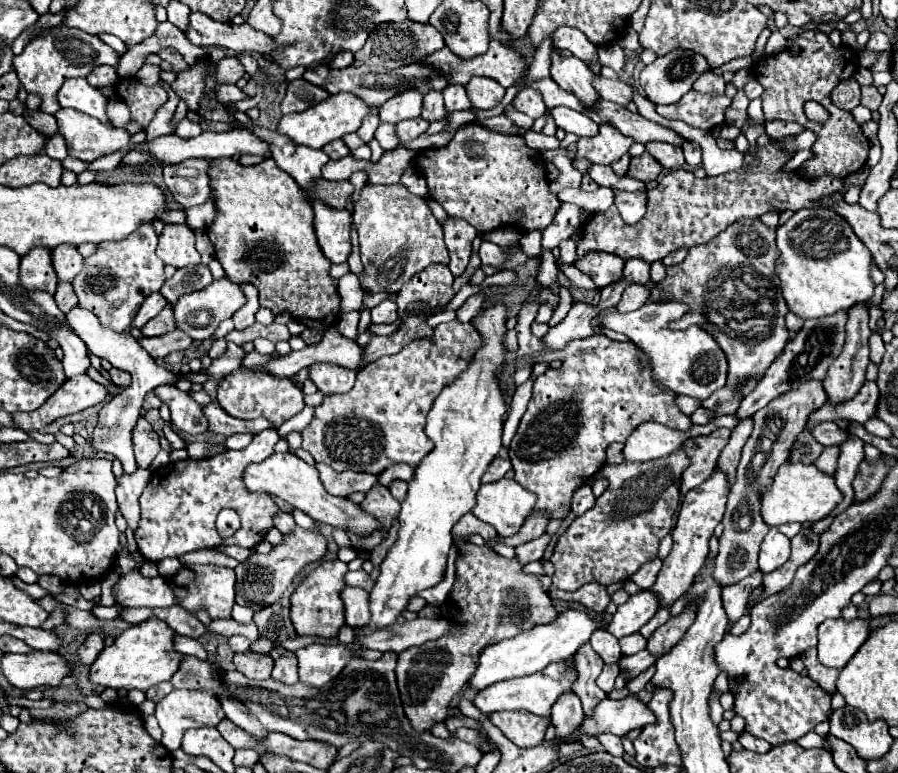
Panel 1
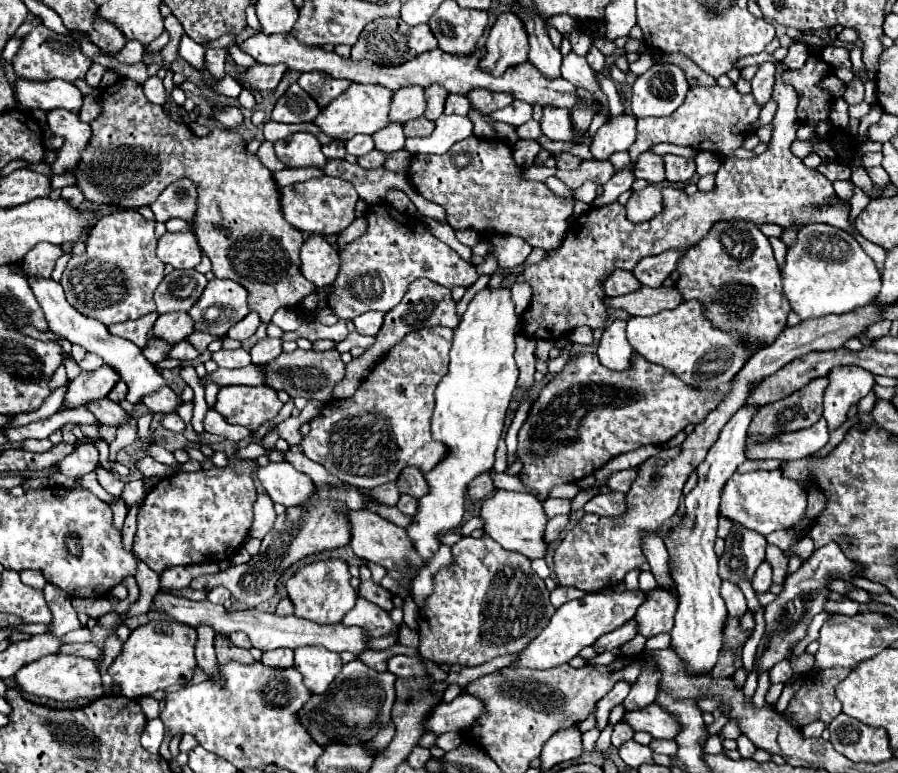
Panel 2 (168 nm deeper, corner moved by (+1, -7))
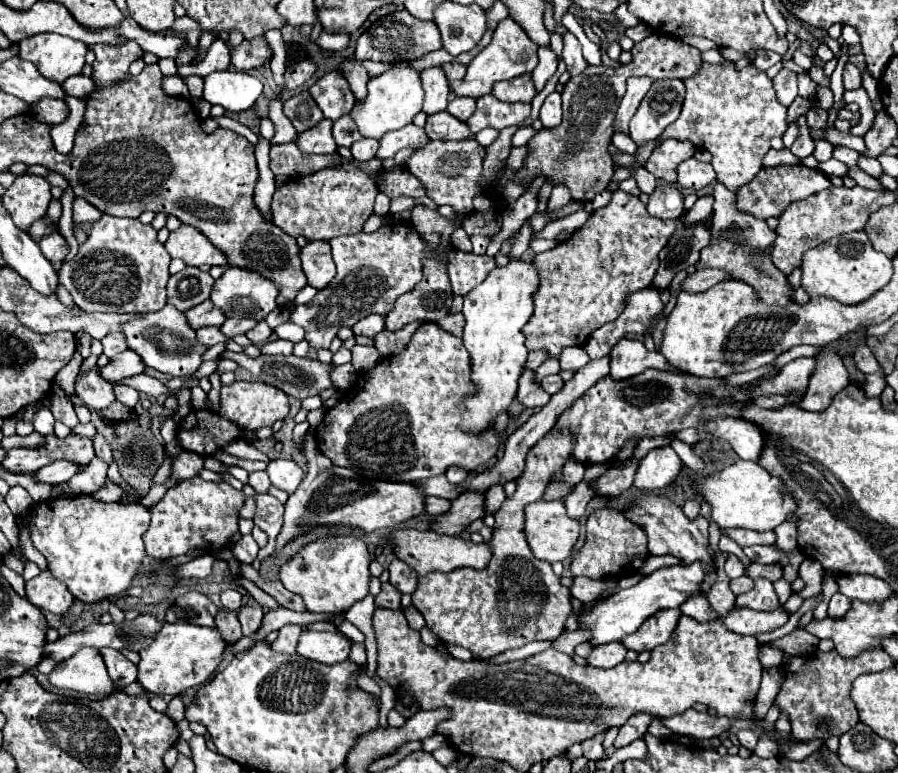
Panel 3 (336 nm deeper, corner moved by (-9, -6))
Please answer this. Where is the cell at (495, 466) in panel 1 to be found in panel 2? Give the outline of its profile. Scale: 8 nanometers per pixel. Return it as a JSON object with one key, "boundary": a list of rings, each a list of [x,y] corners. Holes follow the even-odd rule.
{"boundary":[[[484,472],[484,474],[480,474],[480,476],[476,476],[476,478],[472,480],[472,484],[468,486],[468,496],[470,496],[472,500],[484,500],[484,498],[490,496],[494,490],[496,490],[496,486],[494,486],[494,482],[492,482],[492,476]]]}

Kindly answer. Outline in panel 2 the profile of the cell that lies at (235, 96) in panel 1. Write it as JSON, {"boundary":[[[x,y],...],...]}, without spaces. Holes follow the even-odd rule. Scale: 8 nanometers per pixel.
{"boundary":[[[206,49],[205,68],[217,79],[222,79],[226,75],[224,67],[227,55],[228,52],[225,49]]]}

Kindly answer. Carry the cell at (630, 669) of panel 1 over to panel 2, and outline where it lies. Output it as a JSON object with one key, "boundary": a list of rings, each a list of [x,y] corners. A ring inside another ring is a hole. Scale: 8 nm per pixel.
{"boundary":[[[616,682],[616,686],[598,702],[598,710],[596,710],[596,720],[598,720],[598,724],[596,724],[596,726],[598,726],[600,730],[606,728],[610,710],[628,696],[628,690],[630,690],[630,682]]]}

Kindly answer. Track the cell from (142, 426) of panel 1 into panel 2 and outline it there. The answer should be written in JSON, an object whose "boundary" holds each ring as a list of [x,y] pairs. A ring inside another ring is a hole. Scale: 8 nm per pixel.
{"boundary":[[[102,398],[102,400],[98,400],[98,402],[90,402],[88,406],[86,406],[102,424],[106,424],[106,426],[122,426],[122,424],[126,424],[132,416],[130,414],[126,414],[124,410],[122,410],[122,406],[120,404],[116,404],[116,402],[112,402],[110,398]]]}

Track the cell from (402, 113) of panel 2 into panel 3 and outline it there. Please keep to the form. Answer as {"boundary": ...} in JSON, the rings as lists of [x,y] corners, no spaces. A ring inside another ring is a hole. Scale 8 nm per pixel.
{"boundary":[[[442,67],[424,69],[420,73],[420,79],[422,79],[422,87],[426,91],[422,111],[426,115],[434,115],[438,111],[444,111],[448,105],[448,97],[450,97],[450,87],[448,87],[448,79],[444,75],[444,69]]]}

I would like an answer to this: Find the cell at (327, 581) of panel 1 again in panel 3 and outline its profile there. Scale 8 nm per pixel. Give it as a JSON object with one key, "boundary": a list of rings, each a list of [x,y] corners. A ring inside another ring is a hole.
{"boundary":[[[328,535],[304,545],[280,569],[280,581],[296,595],[302,595],[306,609],[312,613],[344,613],[356,601],[368,595],[370,553],[366,543],[354,535]]]}

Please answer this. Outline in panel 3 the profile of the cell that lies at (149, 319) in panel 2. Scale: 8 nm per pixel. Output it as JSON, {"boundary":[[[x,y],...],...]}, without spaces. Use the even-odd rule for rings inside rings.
{"boundary":[[[110,333],[110,335],[106,335],[106,337],[102,339],[102,345],[104,345],[104,355],[106,355],[108,359],[112,359],[114,355],[122,353],[124,349],[128,349],[122,333]]]}

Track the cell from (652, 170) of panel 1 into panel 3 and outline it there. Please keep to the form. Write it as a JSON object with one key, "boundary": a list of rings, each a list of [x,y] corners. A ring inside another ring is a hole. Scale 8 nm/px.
{"boundary":[[[666,139],[662,145],[658,145],[650,159],[646,161],[646,169],[656,177],[666,183],[676,183],[676,169],[682,161],[690,159],[694,155],[694,145],[678,139]]]}

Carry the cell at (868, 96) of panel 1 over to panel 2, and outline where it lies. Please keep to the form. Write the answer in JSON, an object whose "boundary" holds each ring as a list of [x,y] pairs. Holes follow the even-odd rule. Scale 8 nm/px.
{"boundary":[[[854,78],[854,80],[846,86],[844,100],[846,100],[848,104],[860,104],[860,102],[864,102],[864,84]]]}

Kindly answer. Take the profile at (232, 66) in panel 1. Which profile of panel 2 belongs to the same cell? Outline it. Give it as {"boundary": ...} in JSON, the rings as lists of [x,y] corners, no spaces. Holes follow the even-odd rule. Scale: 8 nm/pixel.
{"boundary":[[[256,64],[256,66],[248,68],[246,72],[242,72],[238,76],[238,80],[240,80],[242,86],[248,86],[250,90],[258,90],[258,92],[262,92],[262,90],[274,90],[278,86],[278,82],[282,80],[286,70],[288,68],[282,66],[282,64],[278,64],[278,66]]]}

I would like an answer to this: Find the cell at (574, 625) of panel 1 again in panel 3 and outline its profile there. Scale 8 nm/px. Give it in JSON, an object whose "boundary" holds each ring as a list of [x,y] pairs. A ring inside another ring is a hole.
{"boundary":[[[694,561],[690,565],[672,565],[672,567],[662,567],[656,569],[654,573],[642,577],[634,587],[622,589],[616,595],[596,603],[590,611],[580,613],[578,623],[580,627],[588,627],[592,631],[590,645],[600,645],[600,643],[610,643],[610,641],[620,641],[622,637],[634,633],[646,619],[650,619],[654,613],[662,609],[678,609],[684,601],[688,601],[692,595],[702,593],[698,585],[702,585],[702,577],[710,573],[710,569],[718,569],[716,561],[710,565],[702,565],[702,561]]]}

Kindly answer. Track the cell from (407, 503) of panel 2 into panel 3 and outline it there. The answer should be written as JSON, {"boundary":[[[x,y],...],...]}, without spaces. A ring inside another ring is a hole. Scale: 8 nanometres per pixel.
{"boundary":[[[426,497],[426,513],[432,517],[436,517],[436,515],[442,515],[442,513],[446,513],[448,509],[450,509],[450,505],[452,505],[452,501],[448,501],[448,499],[440,499],[440,497]]]}

